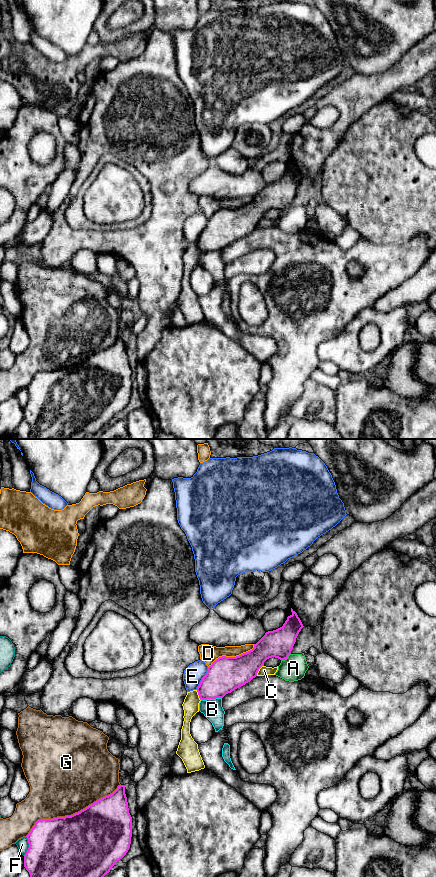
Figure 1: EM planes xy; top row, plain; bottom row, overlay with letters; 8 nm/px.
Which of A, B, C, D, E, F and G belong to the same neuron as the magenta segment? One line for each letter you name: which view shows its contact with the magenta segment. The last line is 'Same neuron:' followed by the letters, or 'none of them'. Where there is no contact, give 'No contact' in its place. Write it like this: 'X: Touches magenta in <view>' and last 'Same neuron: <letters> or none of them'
Same neuron: none of them

